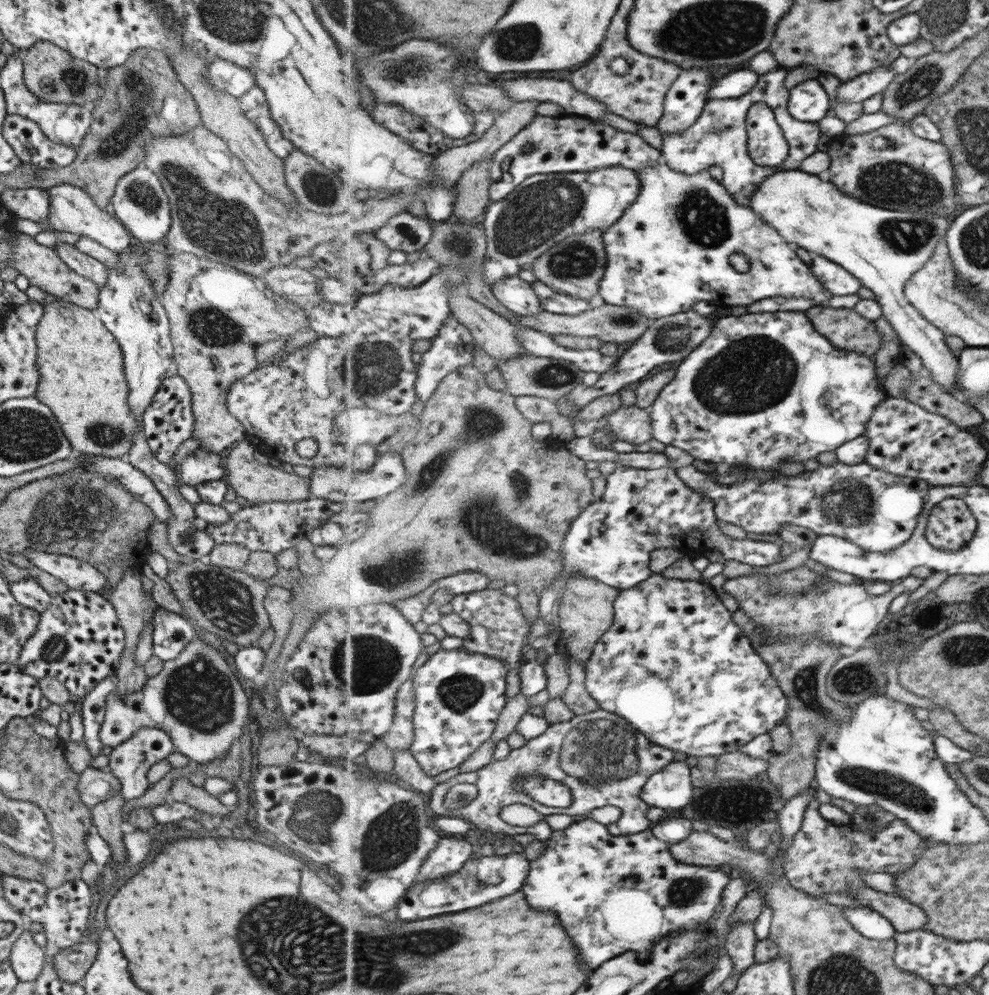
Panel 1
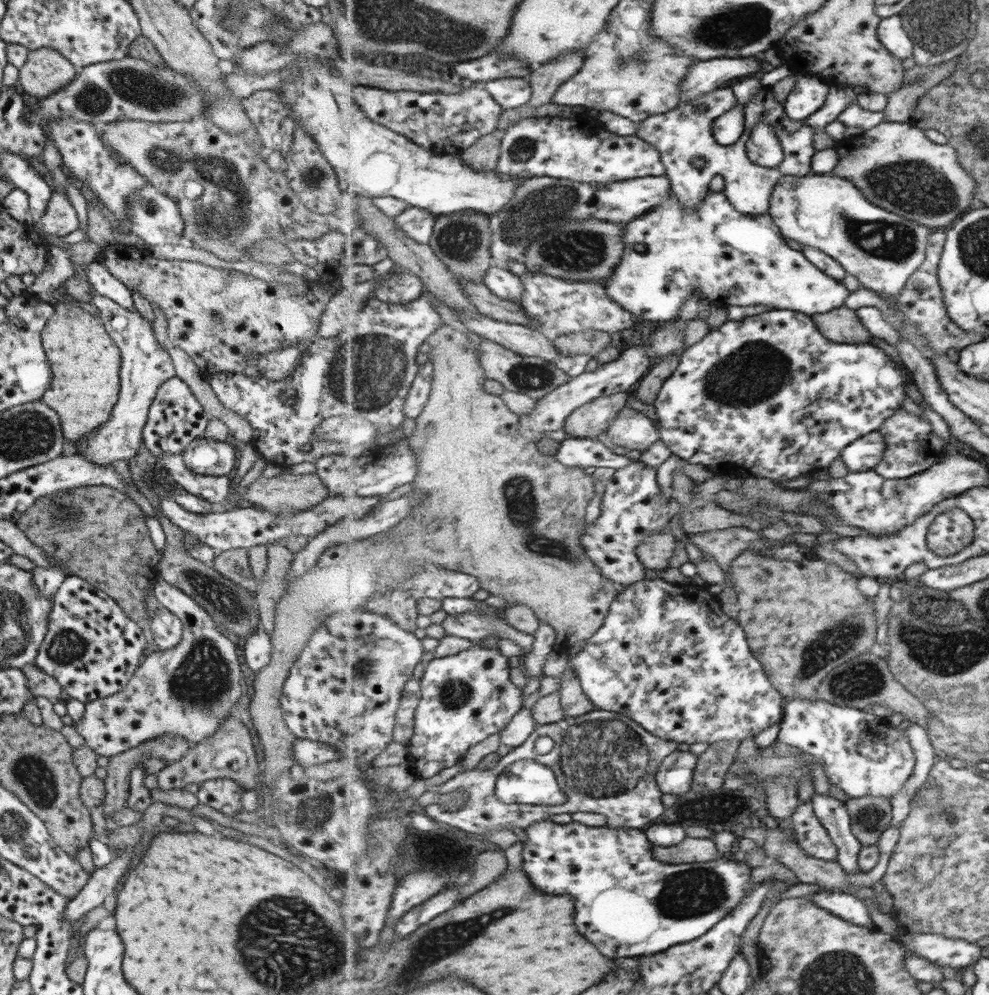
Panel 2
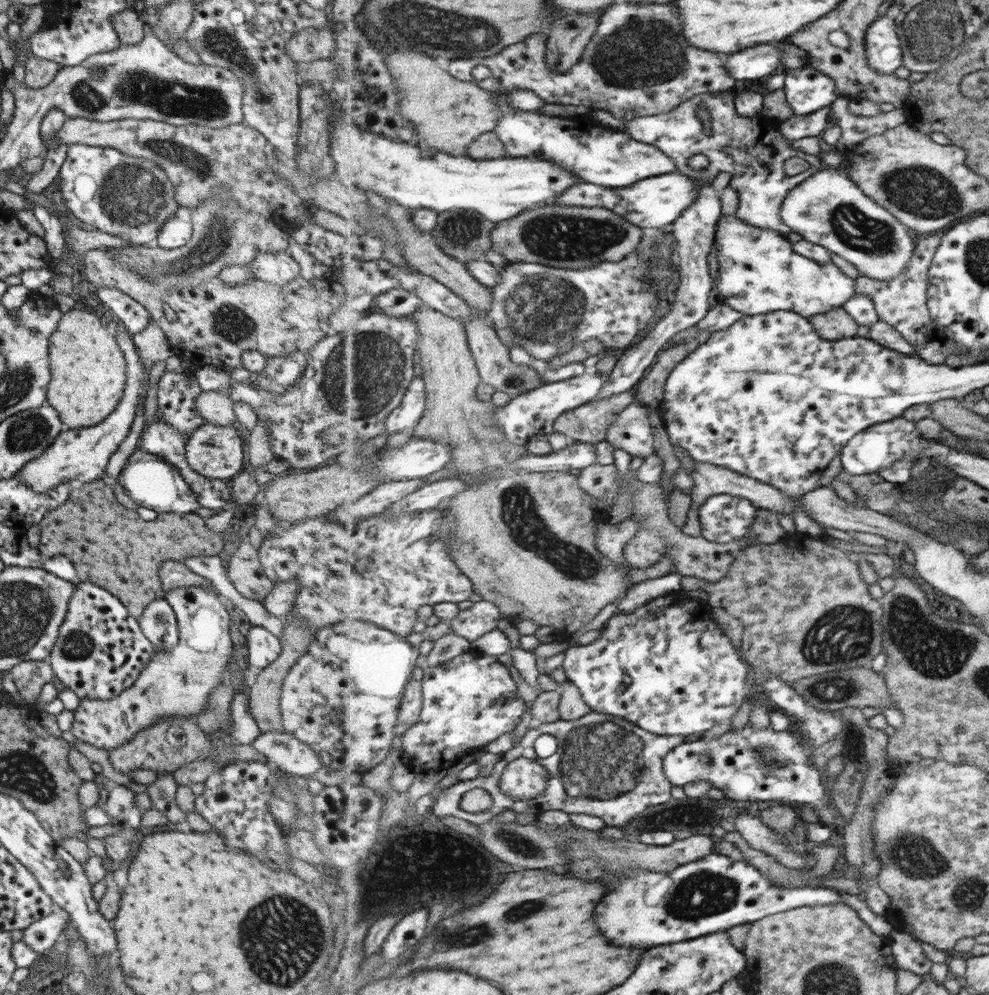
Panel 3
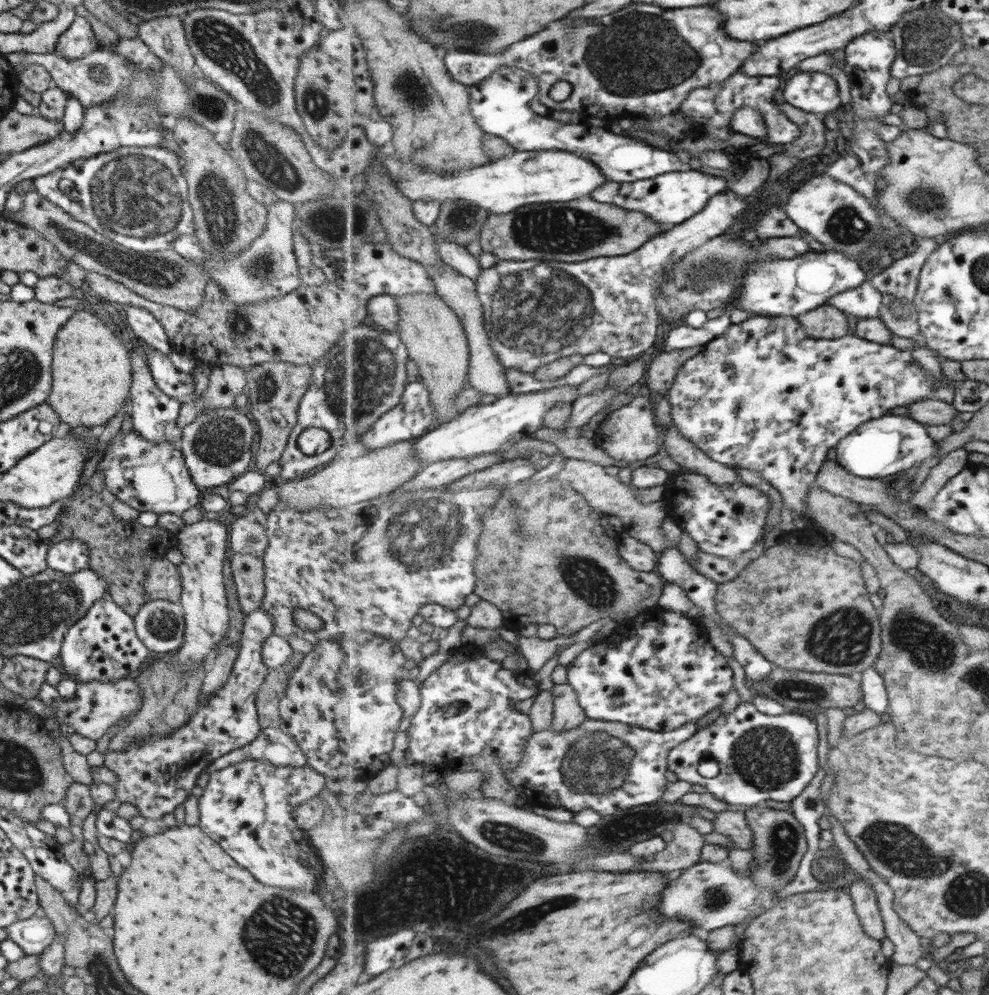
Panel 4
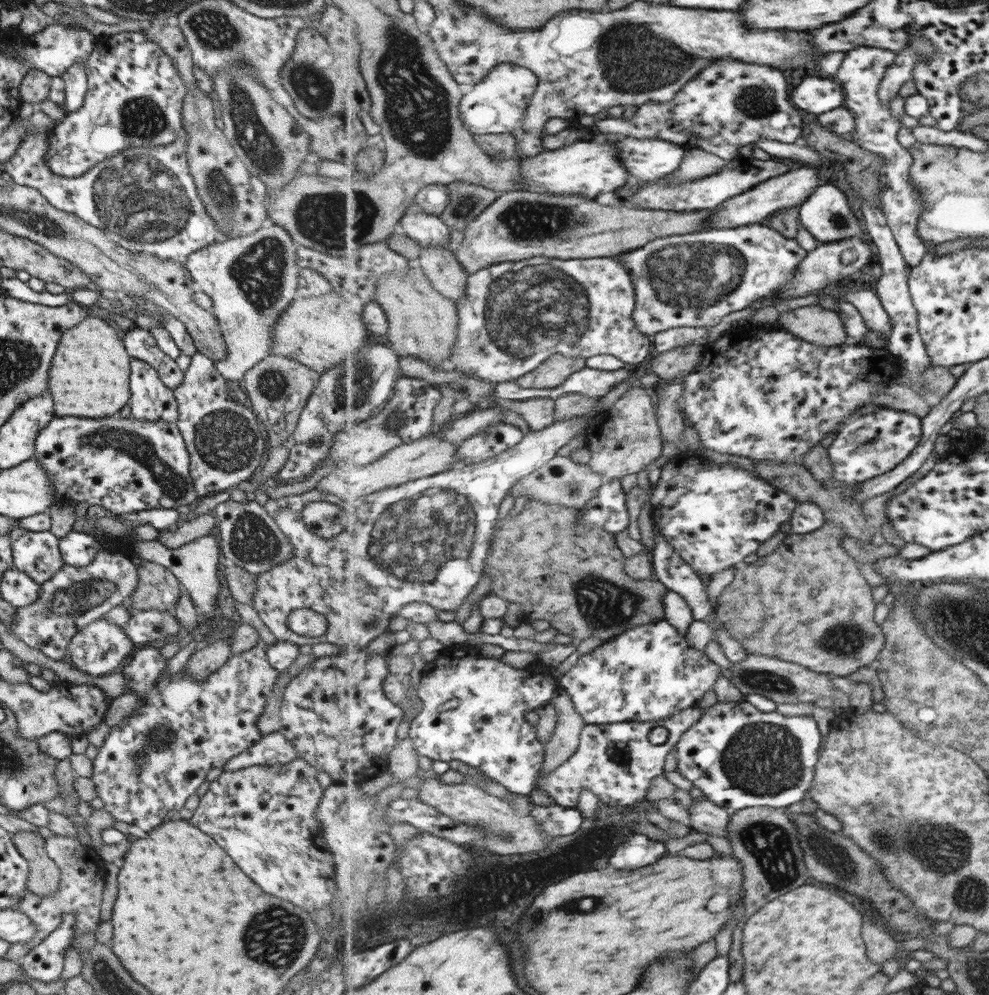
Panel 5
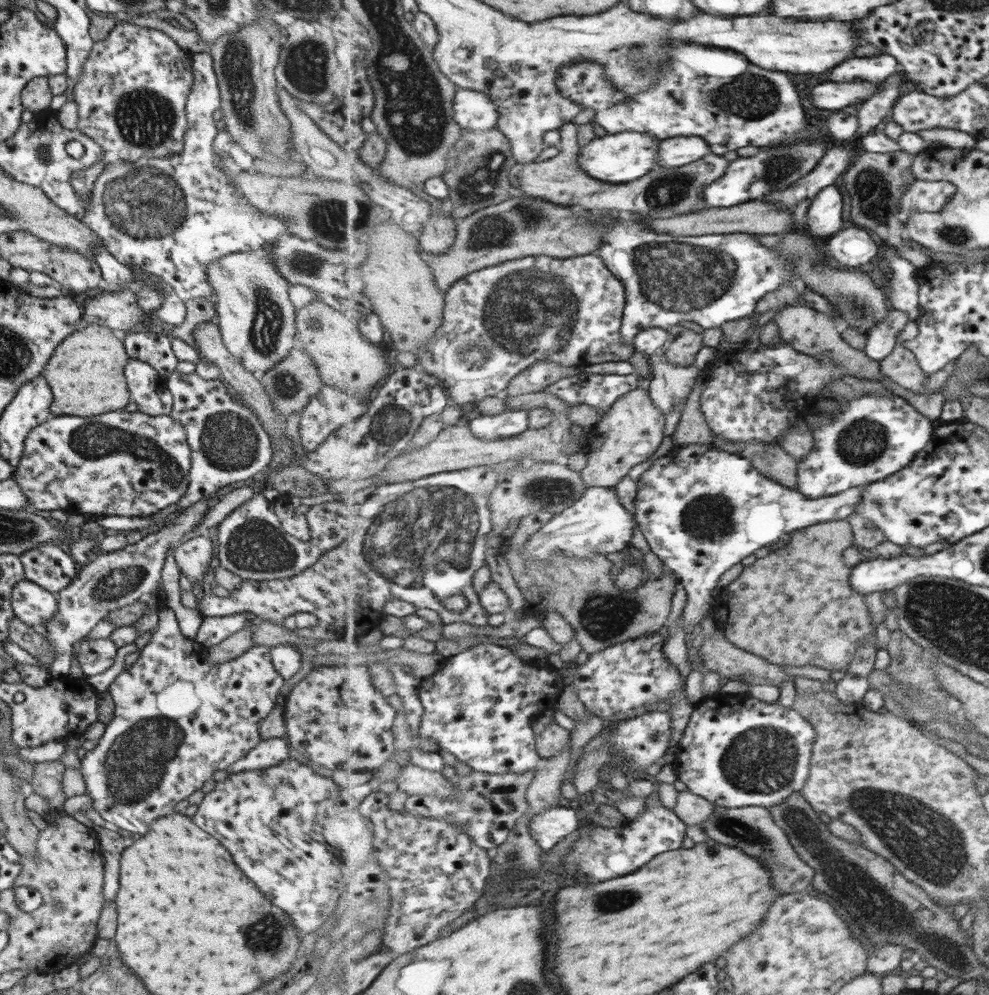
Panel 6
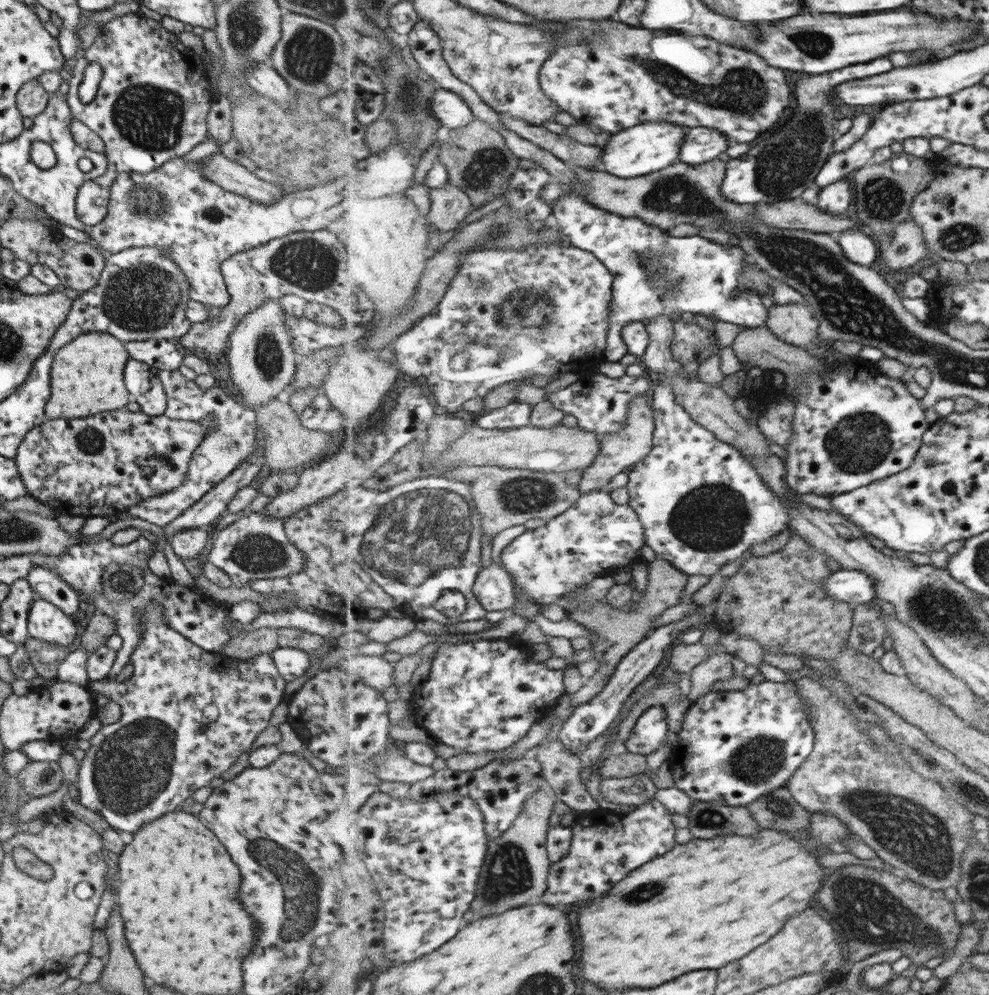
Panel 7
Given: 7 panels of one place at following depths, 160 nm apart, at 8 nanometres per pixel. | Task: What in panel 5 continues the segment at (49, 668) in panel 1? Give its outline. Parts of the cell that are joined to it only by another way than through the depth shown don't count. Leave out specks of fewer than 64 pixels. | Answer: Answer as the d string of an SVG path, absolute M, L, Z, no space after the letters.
M104 617L98 618L95 622L90 622L77 631L66 646L71 659L71 666L93 677L119 671L137 648L122 631L121 626L107 622Z

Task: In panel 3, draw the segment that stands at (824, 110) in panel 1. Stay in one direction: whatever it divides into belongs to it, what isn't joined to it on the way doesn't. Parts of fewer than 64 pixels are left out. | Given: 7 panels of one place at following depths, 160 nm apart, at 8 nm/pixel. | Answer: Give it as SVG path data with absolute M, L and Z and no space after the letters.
M811 66L787 70L783 89L795 115L816 113L843 96L834 78Z

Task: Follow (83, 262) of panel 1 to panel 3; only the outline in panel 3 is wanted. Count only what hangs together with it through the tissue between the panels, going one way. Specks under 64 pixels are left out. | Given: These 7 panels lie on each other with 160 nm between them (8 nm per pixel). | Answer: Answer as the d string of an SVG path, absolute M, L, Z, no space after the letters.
M103 287L97 289L98 299L108 308L110 314L114 314L117 320L127 328L128 332L141 332L148 324L150 314L127 294L119 290Z

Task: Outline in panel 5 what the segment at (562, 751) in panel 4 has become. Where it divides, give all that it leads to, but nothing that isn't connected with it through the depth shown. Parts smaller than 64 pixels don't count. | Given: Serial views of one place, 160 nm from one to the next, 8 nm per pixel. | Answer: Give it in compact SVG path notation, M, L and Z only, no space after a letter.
M689 708L687 710L681 710L677 714L673 714L673 718L664 720L660 724L667 730L668 737L665 743L661 745L651 744L649 742L649 732L651 728L655 728L658 722L617 722L617 724L607 725L585 725L580 738L580 748L577 749L577 753L573 754L573 757L569 758L569 761L561 765L554 772L544 774L544 769L540 773L540 782L538 782L537 788L545 790L549 796L551 796L557 805L566 806L569 808L577 808L581 793L583 790L590 790L594 792L602 802L608 805L617 804L621 809L631 807L635 804L639 804L648 798L649 787L652 782L663 774L663 768L665 768L665 760L669 756L674 748L677 748L677 744L680 742L681 737L685 732L697 725L705 714L705 710L697 708Z

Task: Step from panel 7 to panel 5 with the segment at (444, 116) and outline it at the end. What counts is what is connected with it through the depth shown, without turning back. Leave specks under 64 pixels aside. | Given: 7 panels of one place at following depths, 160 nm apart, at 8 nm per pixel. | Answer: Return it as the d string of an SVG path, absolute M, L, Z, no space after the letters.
M501 64L485 76L483 82L466 88L460 102L460 117L475 135L514 134L522 127L527 105L538 84L538 76L528 68L516 64Z

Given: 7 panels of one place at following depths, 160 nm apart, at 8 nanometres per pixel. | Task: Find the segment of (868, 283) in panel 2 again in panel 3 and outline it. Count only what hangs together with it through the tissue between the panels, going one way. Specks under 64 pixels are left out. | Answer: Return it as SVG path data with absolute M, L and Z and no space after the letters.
M822 168L793 187L784 200L782 222L802 239L823 246L853 264L861 276L889 282L903 274L916 253L918 238L909 227L837 169Z

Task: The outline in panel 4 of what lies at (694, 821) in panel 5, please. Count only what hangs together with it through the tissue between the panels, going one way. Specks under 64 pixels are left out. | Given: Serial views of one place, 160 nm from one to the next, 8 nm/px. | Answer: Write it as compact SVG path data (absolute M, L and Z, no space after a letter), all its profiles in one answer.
M724 810L716 813L714 831L728 837L739 849L754 848L753 829L743 811Z

